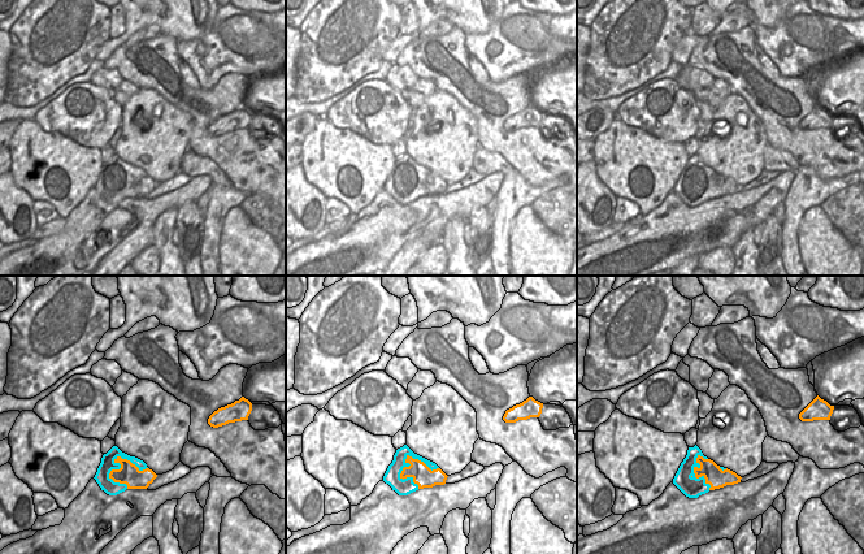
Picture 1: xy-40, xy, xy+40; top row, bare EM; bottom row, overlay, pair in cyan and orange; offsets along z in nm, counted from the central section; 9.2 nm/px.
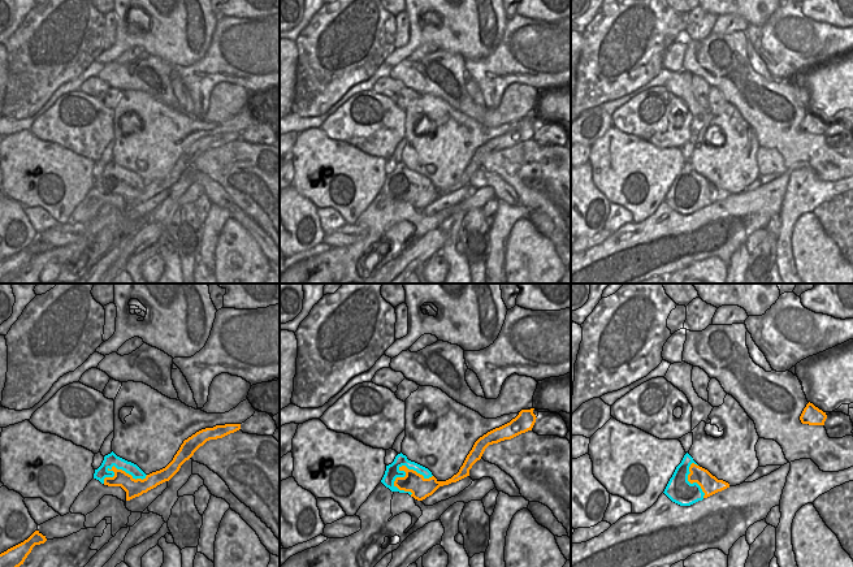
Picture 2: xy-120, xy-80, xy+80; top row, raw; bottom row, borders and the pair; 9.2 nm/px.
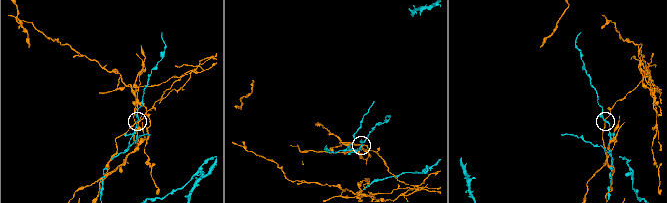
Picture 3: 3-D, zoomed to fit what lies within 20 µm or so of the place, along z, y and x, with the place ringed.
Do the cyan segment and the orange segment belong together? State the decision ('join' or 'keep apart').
keep apart

